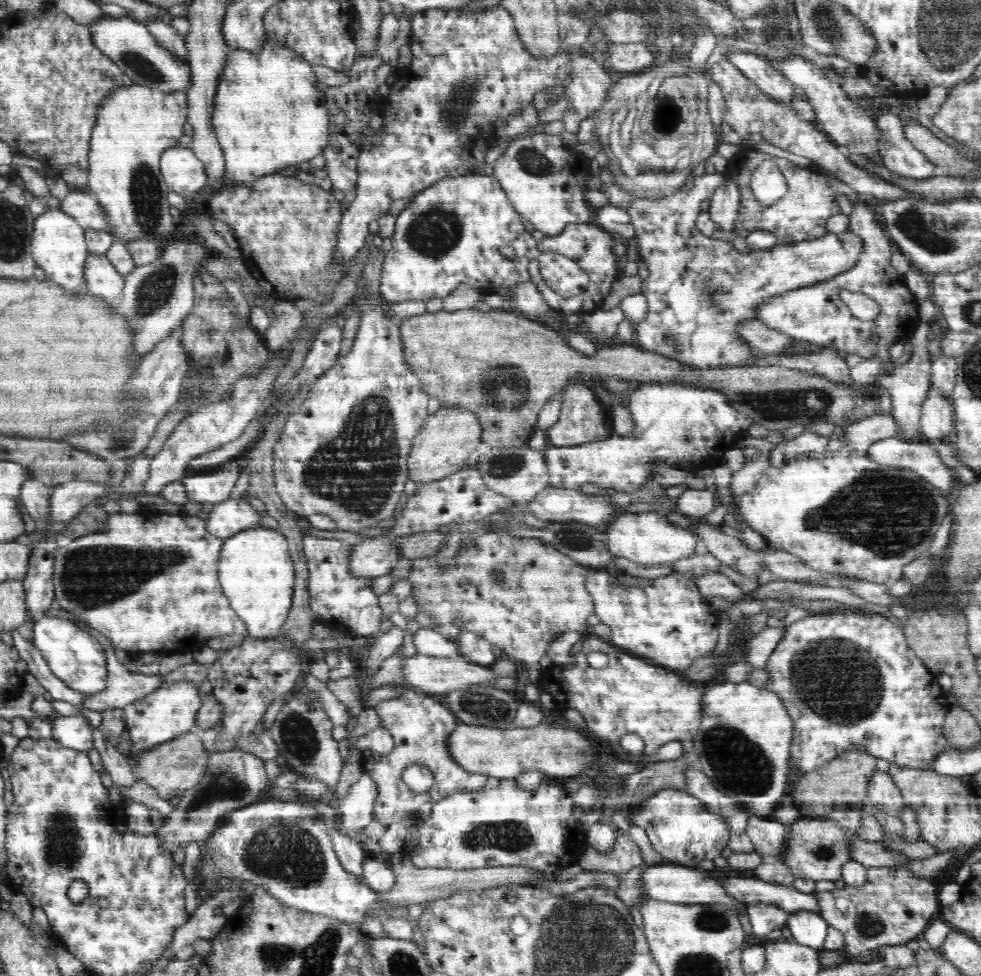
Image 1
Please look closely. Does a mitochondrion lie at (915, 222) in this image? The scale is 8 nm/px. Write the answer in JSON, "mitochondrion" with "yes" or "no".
{"mitochondrion":"yes"}

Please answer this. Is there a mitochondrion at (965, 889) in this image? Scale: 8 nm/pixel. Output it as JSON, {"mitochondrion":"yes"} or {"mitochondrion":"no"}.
{"mitochondrion":"no"}

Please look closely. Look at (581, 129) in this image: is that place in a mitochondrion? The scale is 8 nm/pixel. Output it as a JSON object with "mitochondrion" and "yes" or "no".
{"mitochondrion":"no"}

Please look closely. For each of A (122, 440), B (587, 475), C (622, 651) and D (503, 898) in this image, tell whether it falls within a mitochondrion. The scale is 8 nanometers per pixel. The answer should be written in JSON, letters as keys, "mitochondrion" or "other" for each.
{"A":"mitochondrion","B":"other","C":"other","D":"other"}

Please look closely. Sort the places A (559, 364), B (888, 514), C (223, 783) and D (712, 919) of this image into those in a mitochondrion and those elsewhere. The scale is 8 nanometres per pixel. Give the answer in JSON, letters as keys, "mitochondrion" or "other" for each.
{"A":"other","B":"mitochondrion","C":"mitochondrion","D":"mitochondrion"}

